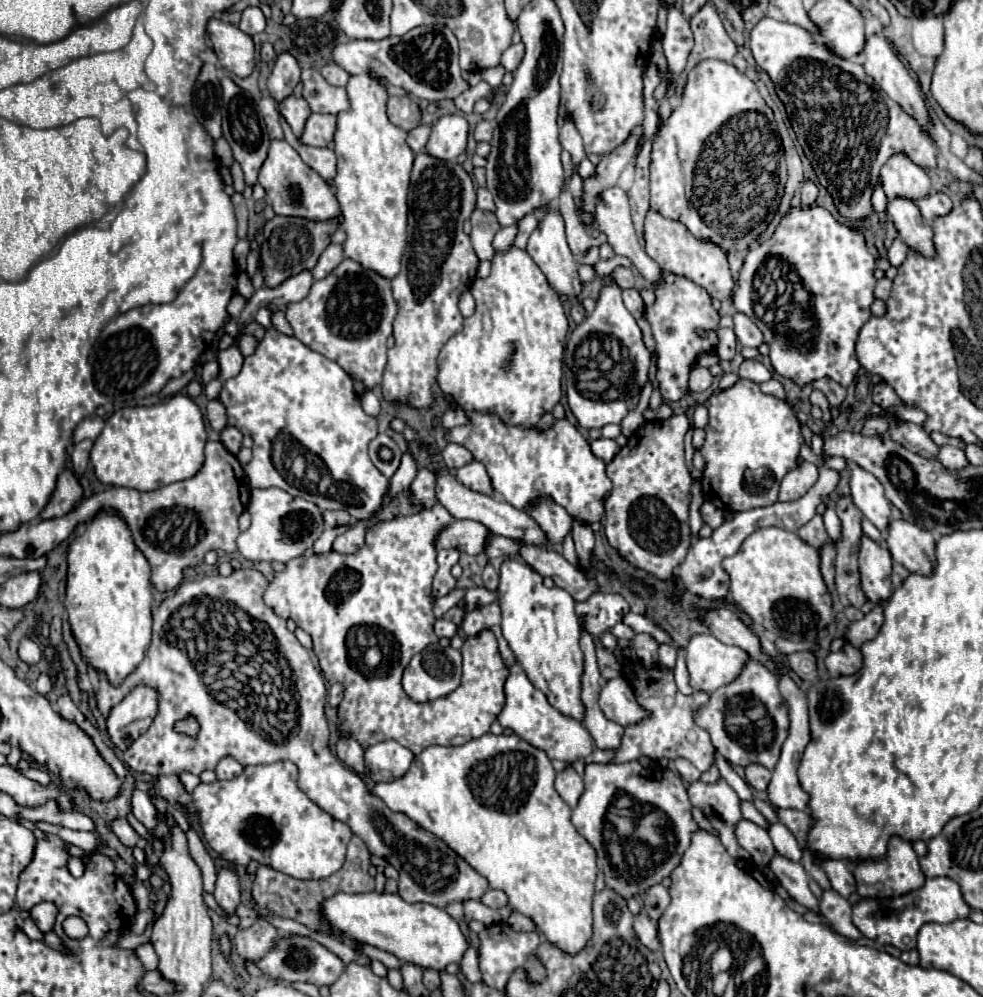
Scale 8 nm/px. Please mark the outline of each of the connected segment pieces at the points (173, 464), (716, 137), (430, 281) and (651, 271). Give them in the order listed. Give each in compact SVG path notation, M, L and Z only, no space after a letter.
M173 395L151 407L125 407L115 411L91 449L95 475L105 485L153 491L191 479L205 461L205 423L197 403L187 395Z
M705 59L703 63L697 63L689 71L681 105L669 115L669 119L661 123L653 141L651 209L663 217L685 223L697 239L713 241L727 251L747 249L747 245L755 241L773 219L783 195L785 181L787 165L777 133L777 123L755 83L729 63L717 59Z
M427 153L415 157L409 189L409 225L407 225L407 247L401 259L401 271L391 279L393 297L397 303L397 317L393 323L395 347L389 349L389 361L383 373L383 395L387 401L405 401L413 407L431 405L431 385L437 375L437 355L443 345L461 331L463 317L457 309L459 295L469 281L475 281L479 259L471 247L469 235L463 231L463 223L475 209L475 187L467 171L457 161L439 161Z
M609 187L607 191L601 191L599 193L599 199L595 201L595 219L597 219L597 227L601 233L607 235L607 241L611 243L613 251L617 255L623 255L623 257L629 257L633 261L633 265L639 269L639 273L649 279L651 283L655 283L661 275L661 269L659 265L645 253L645 249L639 245L637 237L635 237L635 229L633 229L633 223L631 223L631 215L629 215L629 203L627 203L627 193L619 187Z

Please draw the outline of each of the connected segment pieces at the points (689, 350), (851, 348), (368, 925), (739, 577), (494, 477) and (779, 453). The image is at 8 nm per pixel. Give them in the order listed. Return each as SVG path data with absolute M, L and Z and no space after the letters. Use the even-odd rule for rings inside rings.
M663 271L663 283L659 283L659 287L653 287L653 291L655 291L655 303L645 307L645 319L649 321L655 343L657 343L655 379L659 383L663 401L673 403L689 393L689 373L695 367L697 355L713 353L717 349L719 337L717 337L715 327L719 327L721 317L713 309L711 295L703 287L675 273ZM699 331L705 331L707 335L701 337Z
M791 207L771 239L749 249L733 289L733 305L761 329L769 345L771 365L779 375L791 379L799 387L811 385L823 377L849 387L859 371L855 341L859 329L871 317L871 303L875 301L873 269L875 257L869 253L861 229L841 223L825 207Z
M335 893L321 903L321 917L333 931L339 931L361 945L393 953L399 961L409 961L423 969L431 967L443 971L449 963L459 963L467 949L467 941L457 921L447 911L427 903L409 905L399 895L391 893Z
M765 527L747 537L737 555L723 561L723 567L731 577L731 597L755 623L781 639L803 641L815 639L835 621L833 597L823 583L819 563L819 551L797 533Z
M467 411L467 417L469 417L469 423L449 429L445 433L445 439L449 443L463 445L465 449L471 451L471 455L477 461L481 461L487 467L495 495L499 495L501 499L505 499L507 503L511 503L513 507L523 509L523 511L529 511L531 505L535 503L535 499L551 497L555 503L565 507L573 519L579 519L589 525L595 521L601 521L601 517L605 513L603 499L607 499L607 495L611 491L611 481L605 475L605 461L593 455L589 441L579 433L579 429L575 425L571 425L567 419L555 419L549 429L539 431L535 427L525 429L519 425L515 425L515 427L505 425L499 419L499 415L487 413L487 411Z
M739 379L733 387L709 397L709 425L705 427L705 445L701 449L705 469L701 477L701 489L707 501L723 511L749 511L751 507L767 507L777 501L781 479L797 467L799 447L803 443L801 425L793 409L773 395L765 395L755 381Z

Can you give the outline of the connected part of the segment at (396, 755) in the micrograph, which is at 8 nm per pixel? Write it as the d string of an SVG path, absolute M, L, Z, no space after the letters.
M381 741L365 749L365 769L375 783L387 781L387 777L397 779L409 769L413 757L409 749L395 741Z

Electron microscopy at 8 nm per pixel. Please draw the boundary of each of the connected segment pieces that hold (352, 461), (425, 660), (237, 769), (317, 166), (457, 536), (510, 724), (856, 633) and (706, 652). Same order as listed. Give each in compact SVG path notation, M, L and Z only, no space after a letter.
M271 327L265 331L257 351L245 357L241 373L227 379L227 389L223 383L219 399L227 407L229 425L253 437L253 459L245 467L253 489L279 487L293 497L315 503L319 509L345 509L353 519L361 521L371 519L385 505L389 481L367 455L367 443L377 435L377 419L365 415L351 377L335 361Z
M429 645L411 659L403 673L403 689L417 703L449 695L459 683L461 653L453 647Z
M223 757L217 767L215 767L215 775L217 779L233 779L243 771L243 765L237 763L233 757Z
M283 123L285 127L285 139L291 147L297 149L297 153L301 155L301 159L313 169L317 171L325 181L333 179L335 177L335 153L333 149L321 149L321 147L309 147L309 145L303 145L287 127L287 123Z
M457 519L449 523L443 531L439 531L435 545L439 549L457 549L465 551L467 555L477 555L483 551L489 531L485 525L471 521L471 519Z
M523 671L511 673L507 677L505 697L507 697L507 703L497 717L501 727L515 731L521 739L531 743L533 747L543 749L551 759L573 763L579 757L587 757L593 751L593 739L591 739L589 731L583 727L583 723L569 715L563 715L555 707L551 707L545 693L539 691L537 687L533 687Z
M875 605L871 613L867 613L863 619L853 621L845 633L845 639L853 647L861 647L865 641L871 641L883 625L883 605Z
M711 633L693 635L687 651L689 683L695 691L713 693L715 689L731 683L743 669L749 655L735 645L725 645Z

